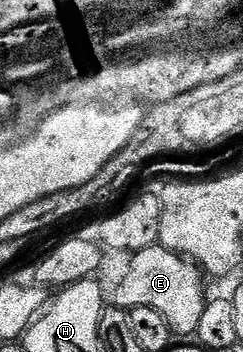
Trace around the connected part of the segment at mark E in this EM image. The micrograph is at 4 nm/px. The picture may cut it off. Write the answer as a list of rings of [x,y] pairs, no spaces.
[[[161,244],[143,246],[135,249],[133,254],[134,259],[131,260],[130,267],[123,272],[122,279],[114,290],[113,305],[127,312],[137,306],[152,308],[160,312],[160,316],[164,316],[175,335],[197,335],[200,316],[204,316],[208,301],[206,290],[202,287],[203,275],[199,267]]]

